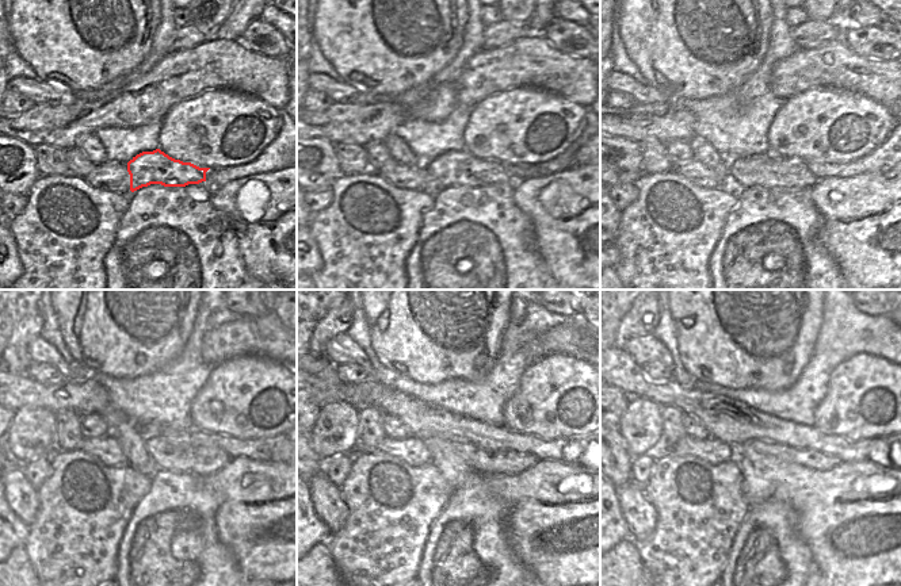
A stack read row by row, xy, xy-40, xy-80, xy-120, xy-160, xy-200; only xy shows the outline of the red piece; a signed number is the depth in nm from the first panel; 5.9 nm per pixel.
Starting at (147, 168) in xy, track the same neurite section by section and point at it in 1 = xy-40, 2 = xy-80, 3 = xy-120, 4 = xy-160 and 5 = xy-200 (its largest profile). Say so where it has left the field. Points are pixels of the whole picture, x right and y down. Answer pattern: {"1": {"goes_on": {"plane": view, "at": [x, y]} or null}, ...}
{"1": {"goes_on": {"plane": "xy-40", "at": [454, 168]}}, "2": {"goes_on": {"plane": "xy-80", "at": [767, 169]}}, "3": {"goes_on": {"plane": "xy-120", "at": [202, 462]}}, "4": {"goes_on": {"plane": "xy-160", "at": [485, 462]}}, "5": {"goes_on": {"plane": "xy-200", "at": [812, 459]}}}

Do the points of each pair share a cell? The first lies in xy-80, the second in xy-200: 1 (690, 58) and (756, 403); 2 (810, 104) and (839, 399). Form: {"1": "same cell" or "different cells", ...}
{"1": "different cells", "2": "same cell"}

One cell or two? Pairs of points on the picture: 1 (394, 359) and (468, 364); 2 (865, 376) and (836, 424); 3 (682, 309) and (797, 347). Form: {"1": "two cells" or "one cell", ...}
{"1": "one cell", "2": "one cell", "3": "one cell"}

